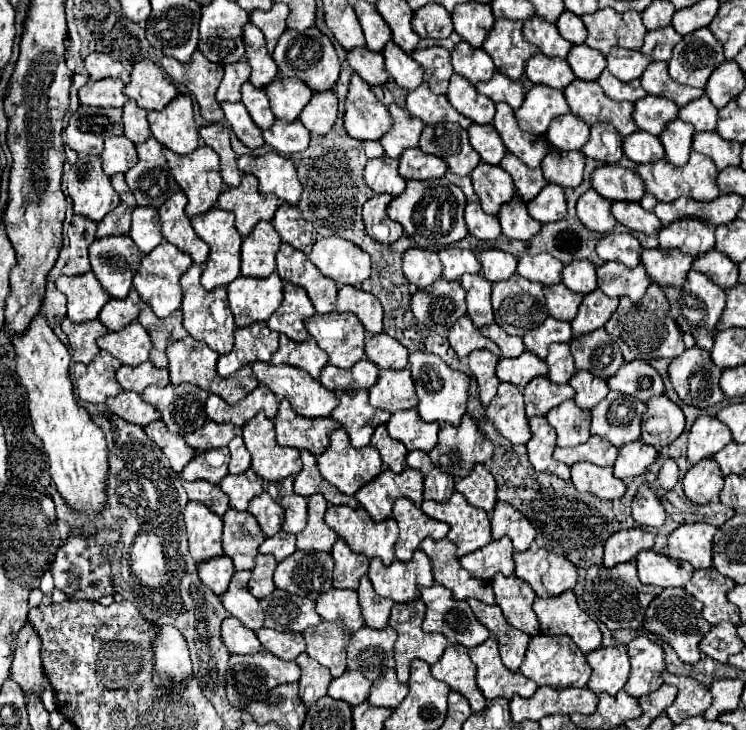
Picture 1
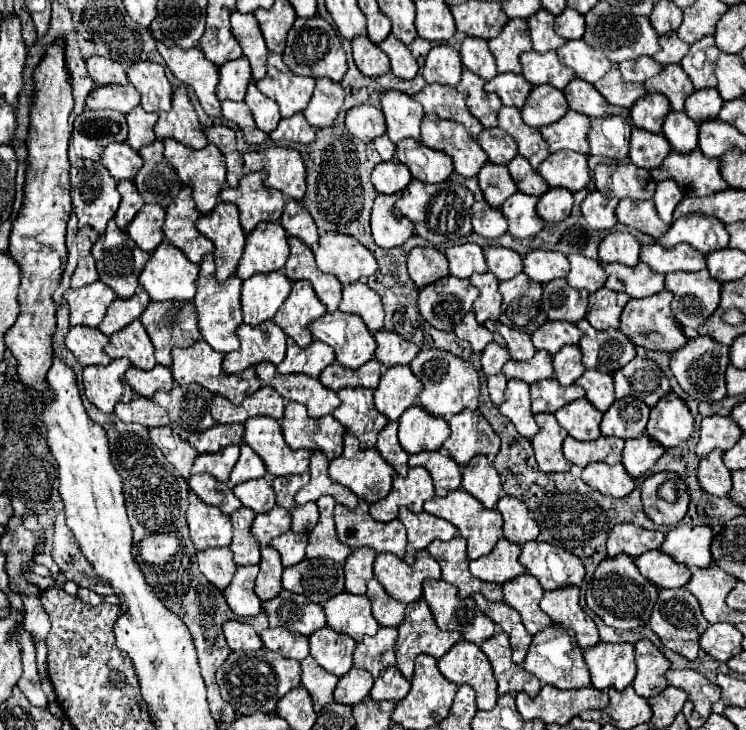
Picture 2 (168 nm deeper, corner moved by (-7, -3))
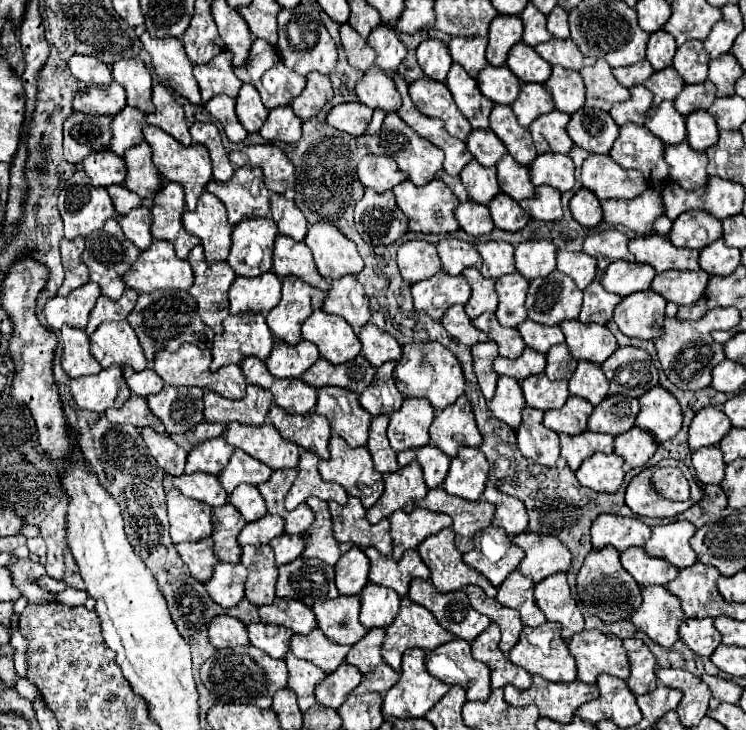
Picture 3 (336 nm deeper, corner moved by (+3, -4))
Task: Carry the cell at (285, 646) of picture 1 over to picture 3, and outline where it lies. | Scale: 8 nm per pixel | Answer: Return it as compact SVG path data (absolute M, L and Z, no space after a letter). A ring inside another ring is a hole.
M257 622L257 624L249 624L247 632L249 632L249 642L273 658L285 658L285 654L289 652L287 644L293 632L285 626Z

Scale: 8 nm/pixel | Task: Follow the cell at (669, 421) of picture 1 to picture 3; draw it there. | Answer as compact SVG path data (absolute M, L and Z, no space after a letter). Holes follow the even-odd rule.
M663 386L647 390L639 398L639 406L641 410L637 414L637 426L649 430L657 442L675 438L675 434L681 430L683 422L681 406L677 398Z

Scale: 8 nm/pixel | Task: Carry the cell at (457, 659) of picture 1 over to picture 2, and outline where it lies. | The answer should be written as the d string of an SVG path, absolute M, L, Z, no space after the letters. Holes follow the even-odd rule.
M455 643L455 647L439 659L439 671L455 685L471 685L477 693L477 707L481 711L489 711L495 705L497 683L489 659L475 643Z

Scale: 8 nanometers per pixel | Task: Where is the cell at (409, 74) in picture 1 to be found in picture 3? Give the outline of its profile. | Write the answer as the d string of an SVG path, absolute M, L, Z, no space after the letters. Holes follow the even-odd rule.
M379 24L367 38L367 42L371 44L371 48L377 52L377 60L375 66L381 68L387 74L393 74L399 64L403 62L403 58L407 56L407 48L403 46L403 42L399 40L397 32L391 26Z

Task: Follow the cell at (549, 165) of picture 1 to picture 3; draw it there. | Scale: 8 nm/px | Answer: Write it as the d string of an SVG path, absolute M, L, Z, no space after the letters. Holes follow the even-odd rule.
M541 154L533 160L531 168L531 176L533 176L533 184L541 186L553 186L559 192L567 192L573 188L575 184L575 176L573 176L573 160L565 154Z

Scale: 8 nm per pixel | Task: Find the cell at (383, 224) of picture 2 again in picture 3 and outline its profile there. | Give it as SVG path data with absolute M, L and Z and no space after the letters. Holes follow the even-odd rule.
M365 190L363 198L355 204L355 226L357 226L357 232L361 234L361 238L367 242L367 244L373 244L373 246L379 246L379 244L393 244L395 240L399 240L409 228L407 228L409 220L407 216L401 212L401 208L397 206L395 202L395 196L393 192L375 192L375 190Z

